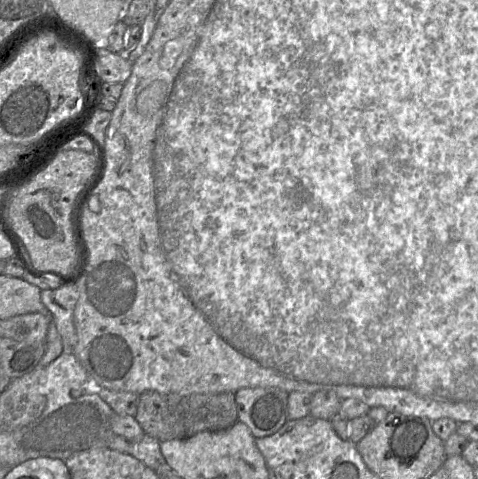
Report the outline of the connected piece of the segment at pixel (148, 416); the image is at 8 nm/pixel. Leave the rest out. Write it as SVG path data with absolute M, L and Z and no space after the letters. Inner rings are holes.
M146 391L139 395L135 420L146 435L159 442L184 440L201 432L219 432L230 429L238 421L235 393L163 394Z

